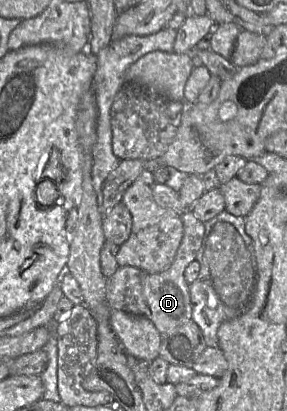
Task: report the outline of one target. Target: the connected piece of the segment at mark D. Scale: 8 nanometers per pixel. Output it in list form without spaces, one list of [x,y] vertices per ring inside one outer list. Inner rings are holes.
[[[185,209],[181,220],[184,227],[183,238],[175,259],[167,270],[149,274],[137,267],[119,266],[106,283],[106,299],[111,310],[120,310],[148,318],[162,336],[192,319],[189,284],[184,278],[184,272],[186,267],[196,259],[203,240],[205,226],[190,209]]]

